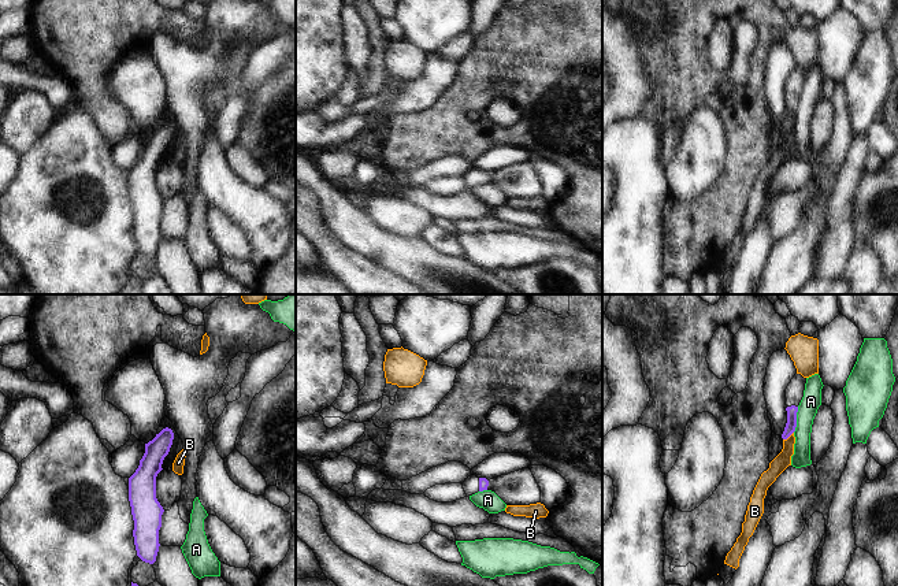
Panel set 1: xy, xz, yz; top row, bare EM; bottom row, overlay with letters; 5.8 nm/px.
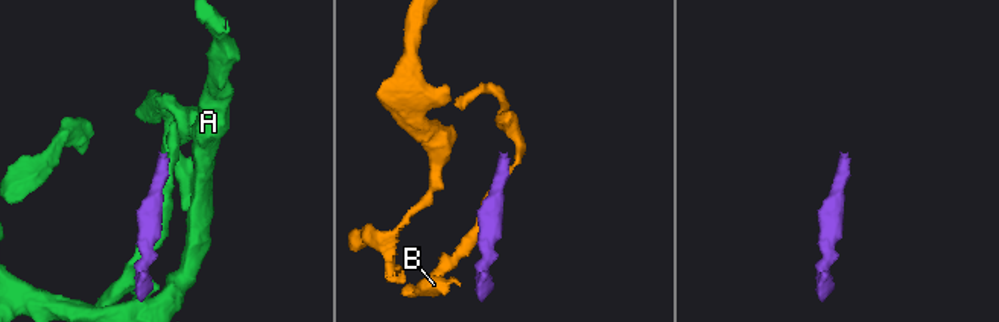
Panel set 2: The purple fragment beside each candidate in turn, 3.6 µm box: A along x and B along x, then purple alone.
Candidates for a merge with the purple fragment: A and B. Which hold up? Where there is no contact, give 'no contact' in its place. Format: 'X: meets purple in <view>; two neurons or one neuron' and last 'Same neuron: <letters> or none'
A: meets purple in yz; two neurons
B: meets purple in yz; two neurons
Same neuron: none

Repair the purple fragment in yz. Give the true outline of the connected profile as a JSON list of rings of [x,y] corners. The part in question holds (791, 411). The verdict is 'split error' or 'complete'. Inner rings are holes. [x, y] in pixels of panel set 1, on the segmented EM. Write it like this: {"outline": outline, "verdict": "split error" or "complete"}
{"outline": [[[795,374],[786,389],[787,423],[782,434],[783,440],[787,440],[795,431],[797,412],[804,397],[805,383],[806,378],[804,378],[801,374]]], "verdict": "split error"}

